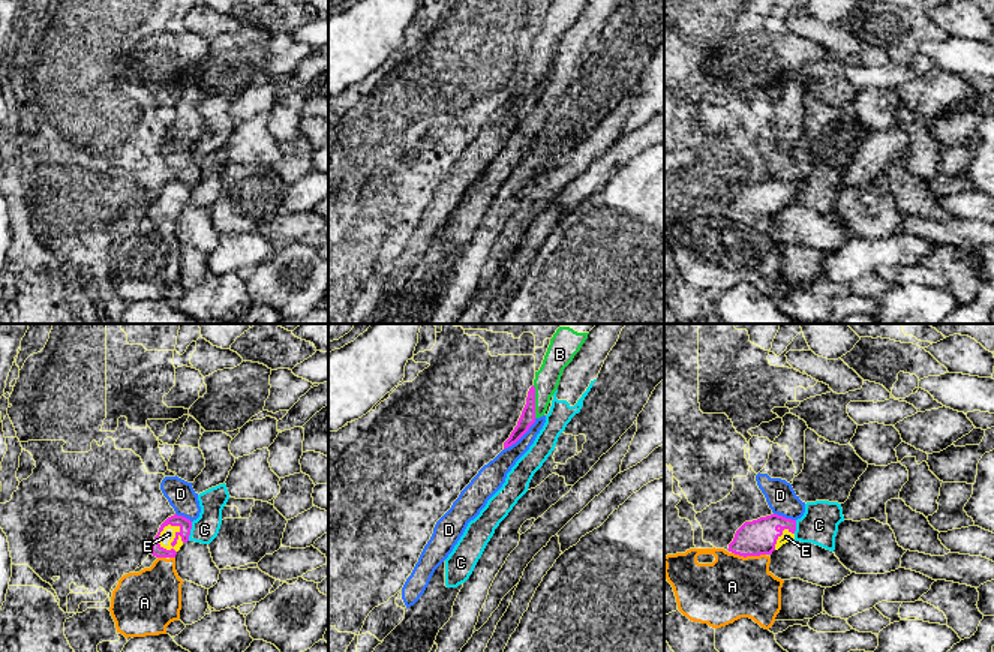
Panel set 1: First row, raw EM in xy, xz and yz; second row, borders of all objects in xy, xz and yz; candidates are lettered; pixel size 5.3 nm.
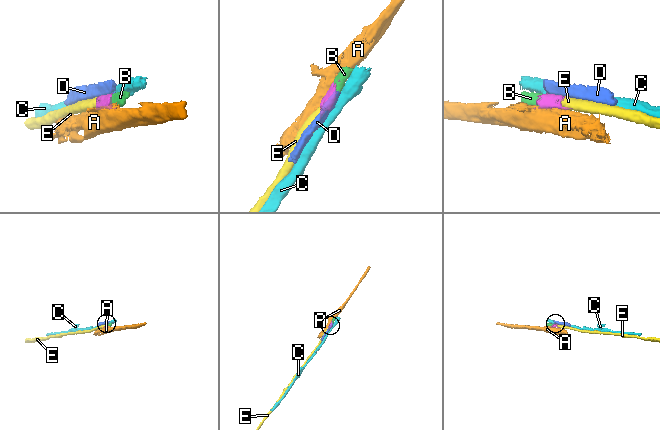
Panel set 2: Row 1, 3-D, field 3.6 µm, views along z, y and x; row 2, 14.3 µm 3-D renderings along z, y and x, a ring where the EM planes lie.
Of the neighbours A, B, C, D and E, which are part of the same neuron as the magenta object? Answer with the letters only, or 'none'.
B, E

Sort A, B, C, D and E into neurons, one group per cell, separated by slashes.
A / B E / C / D

